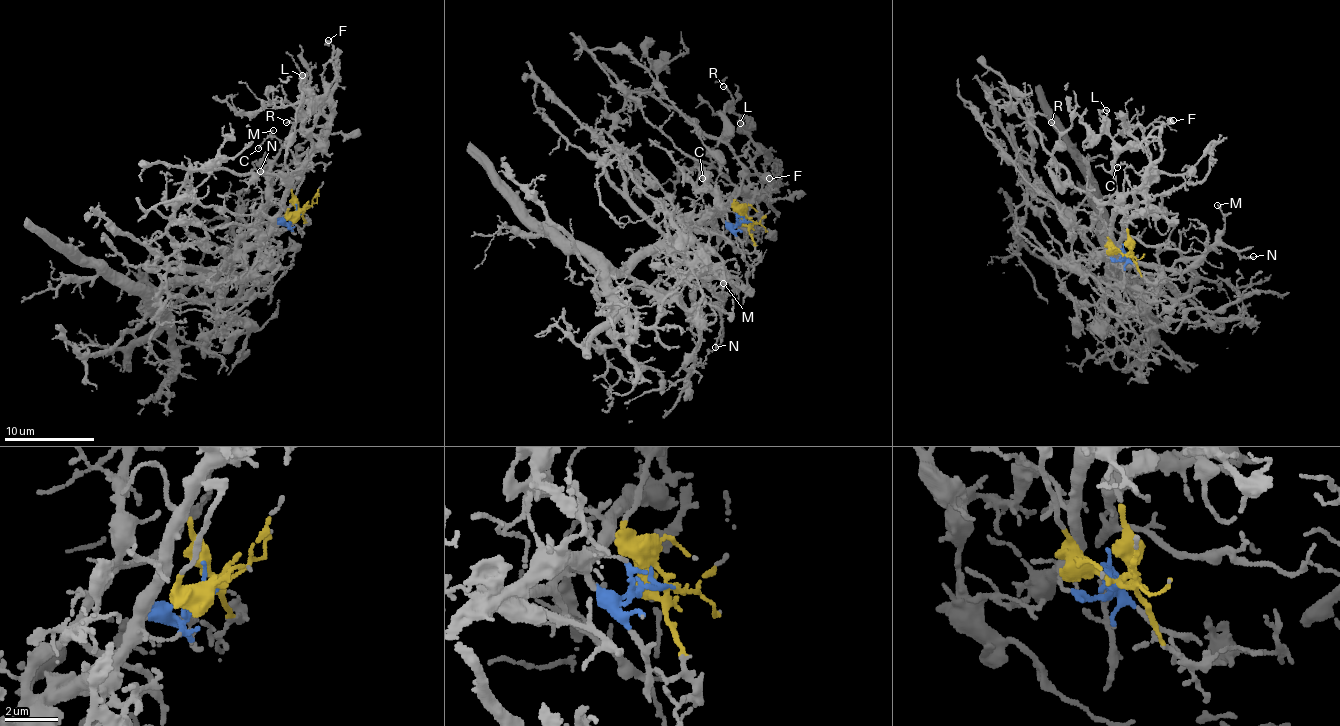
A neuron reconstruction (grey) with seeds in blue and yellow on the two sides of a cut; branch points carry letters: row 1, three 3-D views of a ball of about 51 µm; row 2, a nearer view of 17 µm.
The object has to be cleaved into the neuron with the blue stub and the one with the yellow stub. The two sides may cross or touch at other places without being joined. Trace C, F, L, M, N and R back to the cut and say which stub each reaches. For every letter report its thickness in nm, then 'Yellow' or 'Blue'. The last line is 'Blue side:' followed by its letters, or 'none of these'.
C: Thickness 100 nm. Blue
F: Thickness 360 nm. Yellow
L: Thickness 160 nm. Yellow
M: Thickness 160 nm. Blue
N: Thickness 170 nm. Blue
R: Thickness 160 nm. Yellow
Blue side: C, M, N

